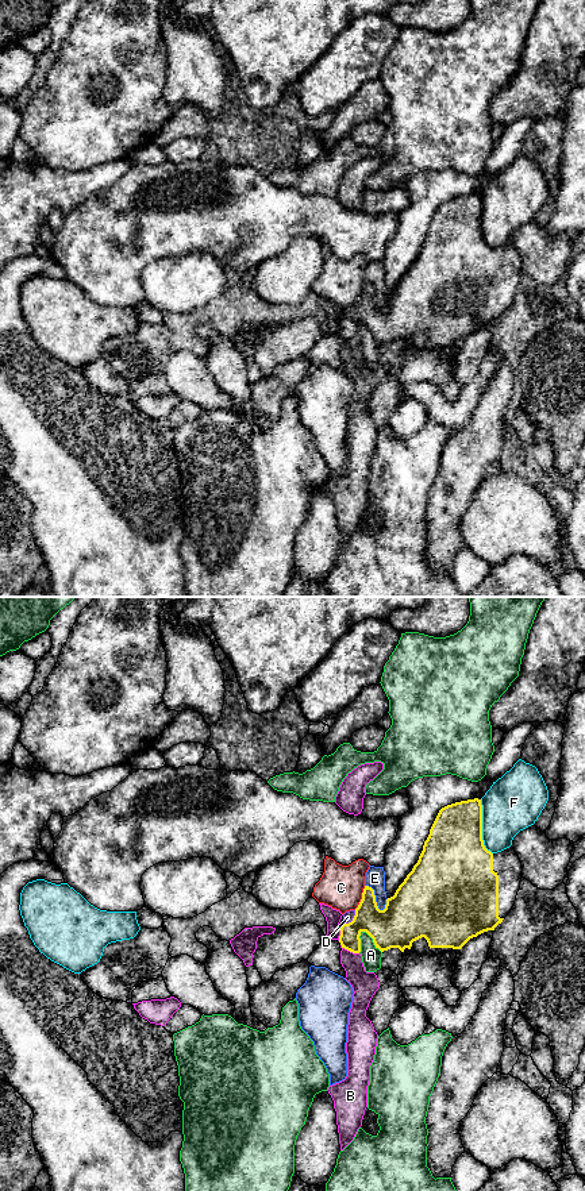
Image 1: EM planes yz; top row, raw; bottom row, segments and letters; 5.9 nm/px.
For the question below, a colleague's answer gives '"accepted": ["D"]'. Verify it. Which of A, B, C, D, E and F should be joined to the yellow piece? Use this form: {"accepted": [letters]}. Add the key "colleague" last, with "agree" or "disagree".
{"accepted": ["D"], "colleague": "agree"}

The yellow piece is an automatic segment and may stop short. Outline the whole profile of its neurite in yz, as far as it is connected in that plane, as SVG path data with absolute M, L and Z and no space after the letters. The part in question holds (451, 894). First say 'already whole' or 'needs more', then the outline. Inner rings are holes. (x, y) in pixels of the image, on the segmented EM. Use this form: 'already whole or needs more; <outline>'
needs more; M474 798L447 805L439 810L417 863L399 886L395 895L386 899L385 909L378 909L374 890L365 886L358 907L343 914L339 943L342 948L359 953L359 936L366 932L381 952L390 948L399 948L404 952L405 948L411 949L412 943L422 937L427 940L430 951L435 955L461 949L470 938L494 930L511 913L520 889L522 871L522 862L512 847L497 853L492 853L485 848L481 799Z

